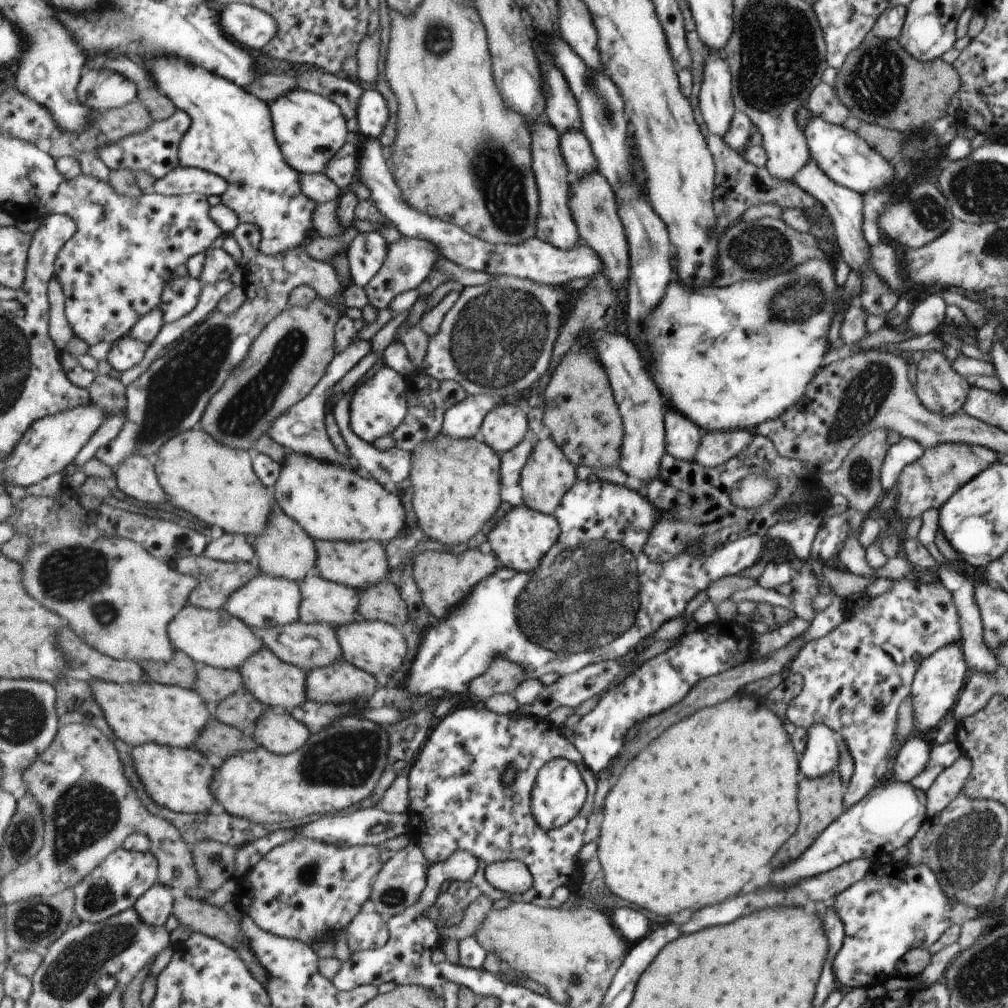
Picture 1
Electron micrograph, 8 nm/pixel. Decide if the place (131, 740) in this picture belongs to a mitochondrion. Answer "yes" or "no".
no

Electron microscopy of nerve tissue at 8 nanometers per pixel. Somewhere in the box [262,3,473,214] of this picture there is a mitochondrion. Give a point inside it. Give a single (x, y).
(436, 32)

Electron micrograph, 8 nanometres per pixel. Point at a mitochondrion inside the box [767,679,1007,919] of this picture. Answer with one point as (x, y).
(962, 852)

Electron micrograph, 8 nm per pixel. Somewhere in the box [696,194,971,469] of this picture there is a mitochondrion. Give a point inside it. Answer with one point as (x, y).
(867, 390)

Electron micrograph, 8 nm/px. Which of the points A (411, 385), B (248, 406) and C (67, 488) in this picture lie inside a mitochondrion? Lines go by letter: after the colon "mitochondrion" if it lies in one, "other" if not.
A: other
B: mitochondrion
C: other

